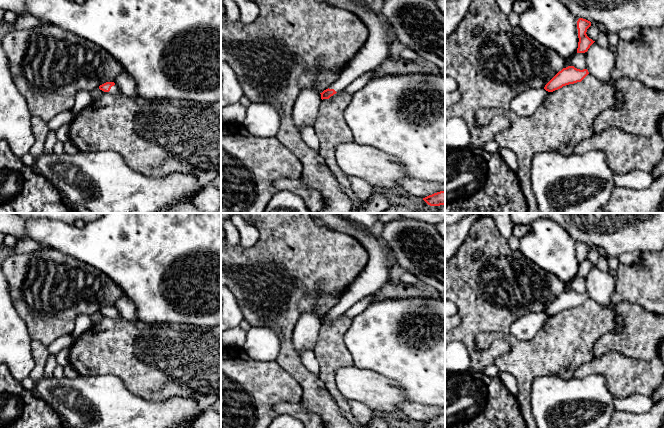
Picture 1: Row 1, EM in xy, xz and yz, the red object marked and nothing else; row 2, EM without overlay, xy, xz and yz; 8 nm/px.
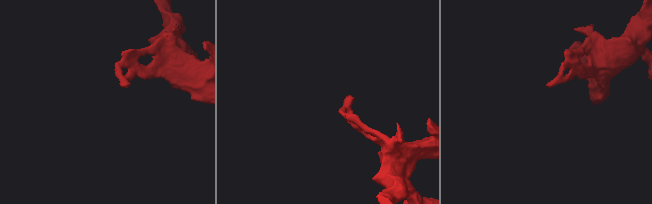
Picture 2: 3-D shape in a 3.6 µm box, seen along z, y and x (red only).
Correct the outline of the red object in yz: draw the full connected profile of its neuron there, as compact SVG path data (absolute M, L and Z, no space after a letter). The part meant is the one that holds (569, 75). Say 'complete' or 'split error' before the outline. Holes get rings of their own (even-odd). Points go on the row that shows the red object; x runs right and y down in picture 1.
complete; M568 66L559 71L544 87L548 92L553 92L563 86L581 82L589 74L587 69L577 69L574 66Z

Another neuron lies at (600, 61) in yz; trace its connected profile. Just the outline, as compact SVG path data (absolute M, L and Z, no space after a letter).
M596 41L584 53L586 69L601 82L612 80L612 71L615 65L615 52L601 47Z

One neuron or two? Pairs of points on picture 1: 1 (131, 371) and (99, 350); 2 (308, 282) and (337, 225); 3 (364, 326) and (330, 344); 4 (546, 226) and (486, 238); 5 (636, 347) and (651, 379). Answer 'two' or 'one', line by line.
1: one
2: two
3: two
4: two
5: two

